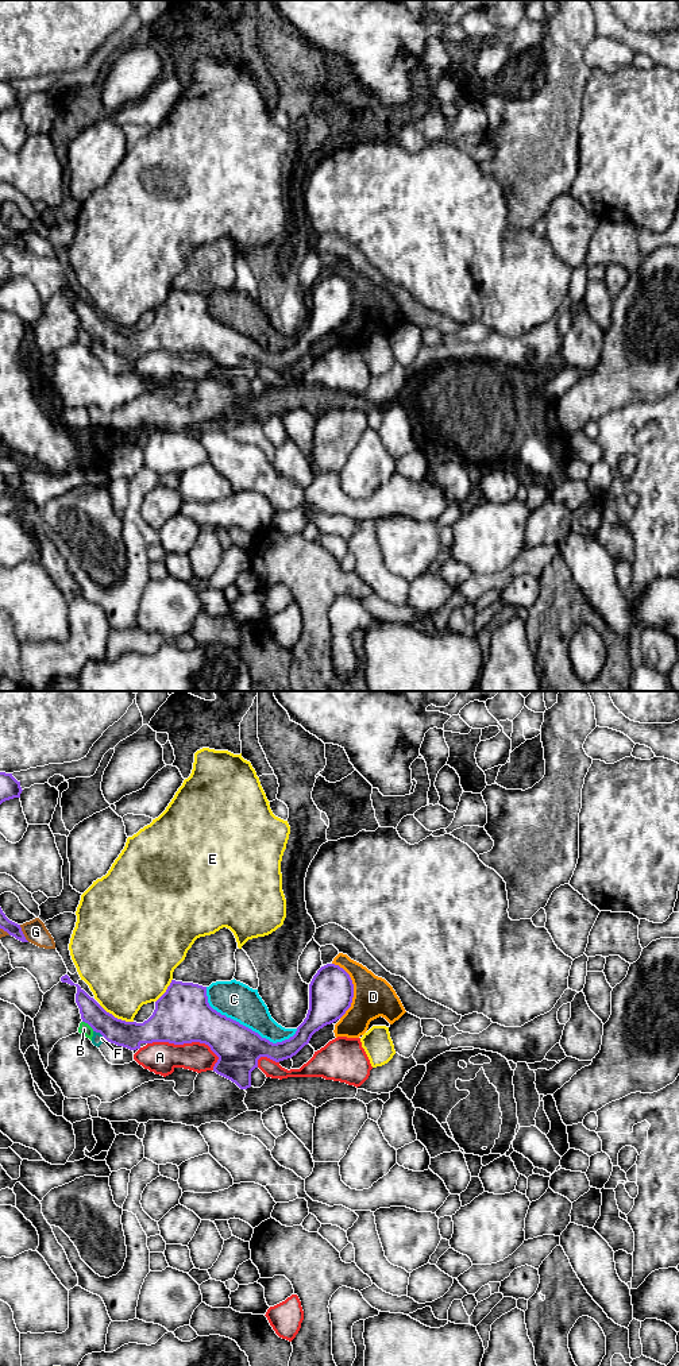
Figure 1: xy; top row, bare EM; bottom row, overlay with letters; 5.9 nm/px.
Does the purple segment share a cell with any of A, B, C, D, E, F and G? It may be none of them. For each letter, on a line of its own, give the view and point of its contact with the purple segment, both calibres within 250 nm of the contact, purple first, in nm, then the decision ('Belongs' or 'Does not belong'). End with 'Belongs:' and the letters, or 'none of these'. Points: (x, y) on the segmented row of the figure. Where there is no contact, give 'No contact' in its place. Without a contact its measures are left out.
A: Touches purple at xy (184, 1042). Thickness 340 nm (purple) against 190 nm. Does not belong
B: Touches purple at xy (88, 1023). Thickness 160 nm (purple) against 70 nm. Does not belong
C: Touches purple at xy (245, 1026). Thickness 260 nm (purple) against 220 nm. Does not belong
D: Touches purple at xy (352, 988). Thickness 260 nm (purple) against 240 nm. Does not belong
E: Touches purple at xy (116, 1018). Thickness 160 nm (purple) against 400 nm. Does not belong
F: Touches purple at xy (100, 1033). Thickness 160 nm (purple) against 70 nm. Does not belong
G: Touches purple at xy (22, 933). Thickness 80 nm (purple) against 140 nm. Does not belong
Belongs: none of these

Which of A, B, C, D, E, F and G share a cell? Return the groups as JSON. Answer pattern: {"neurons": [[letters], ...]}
{"neurons": [["A"], ["B"], ["C", "D"], ["E"], ["F"], ["G"]]}

